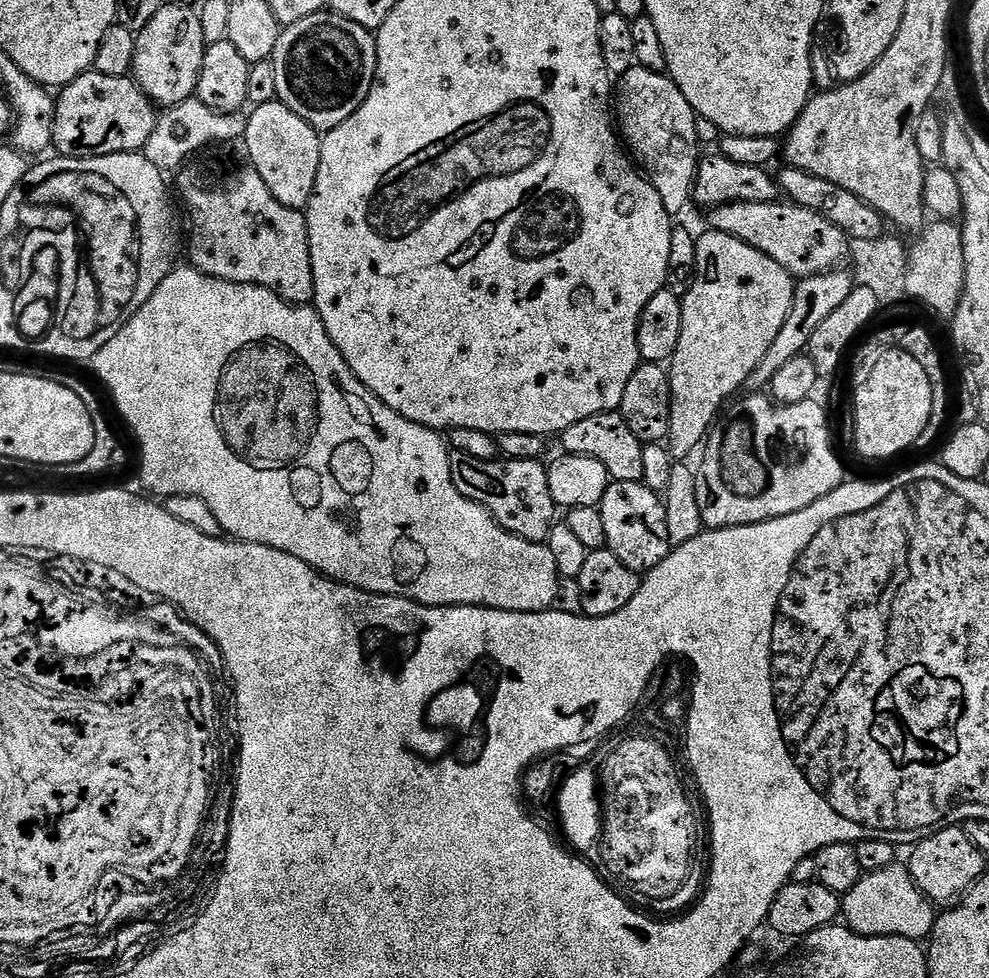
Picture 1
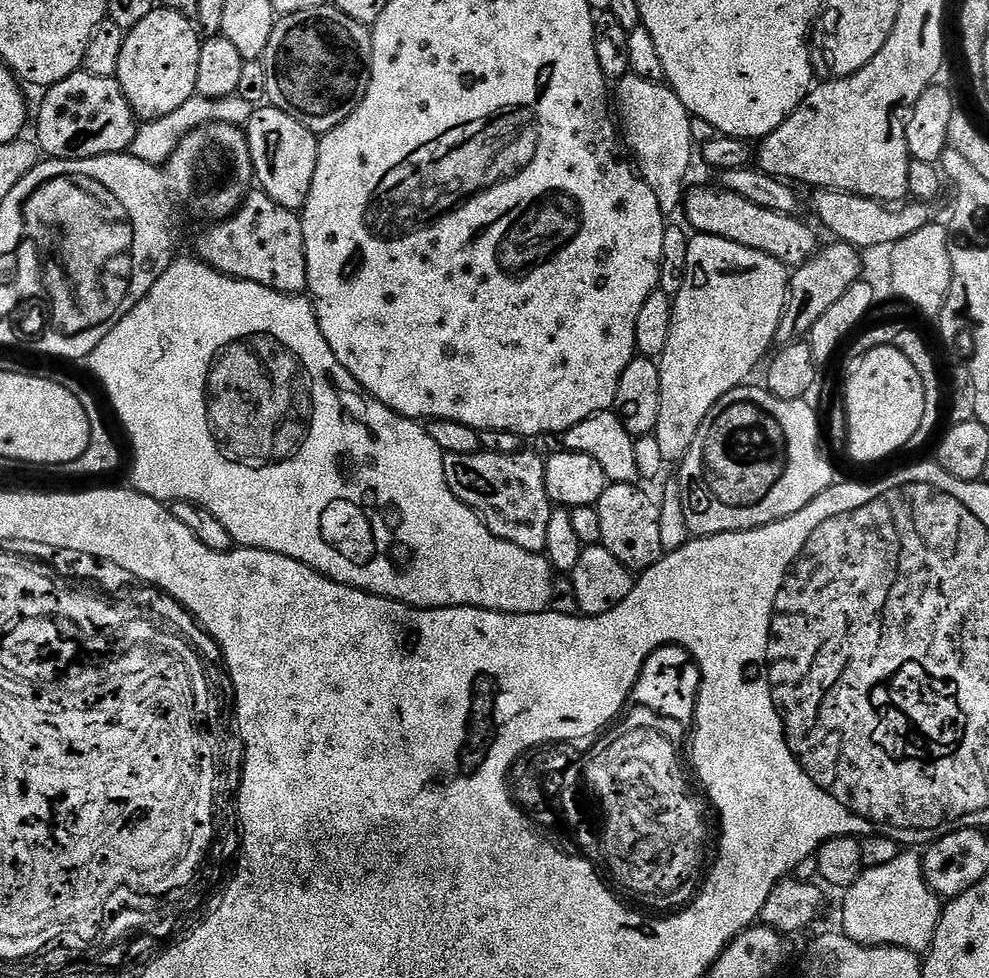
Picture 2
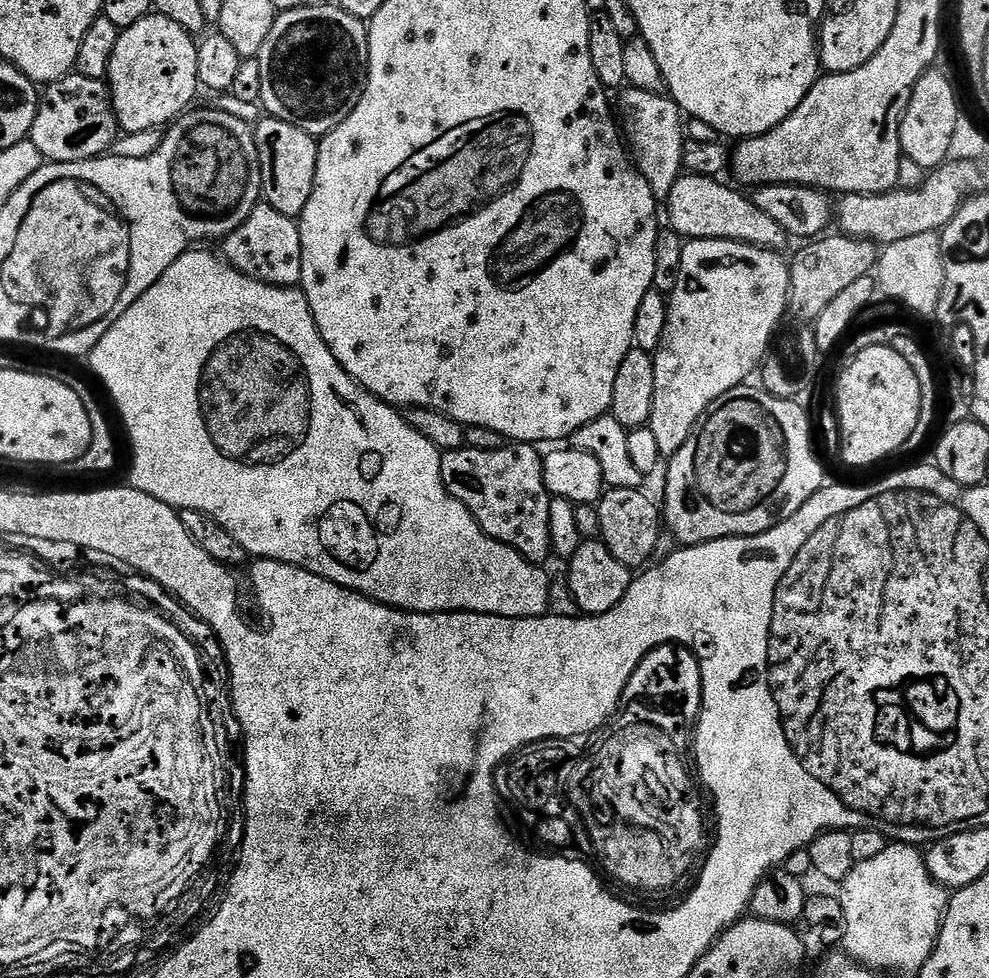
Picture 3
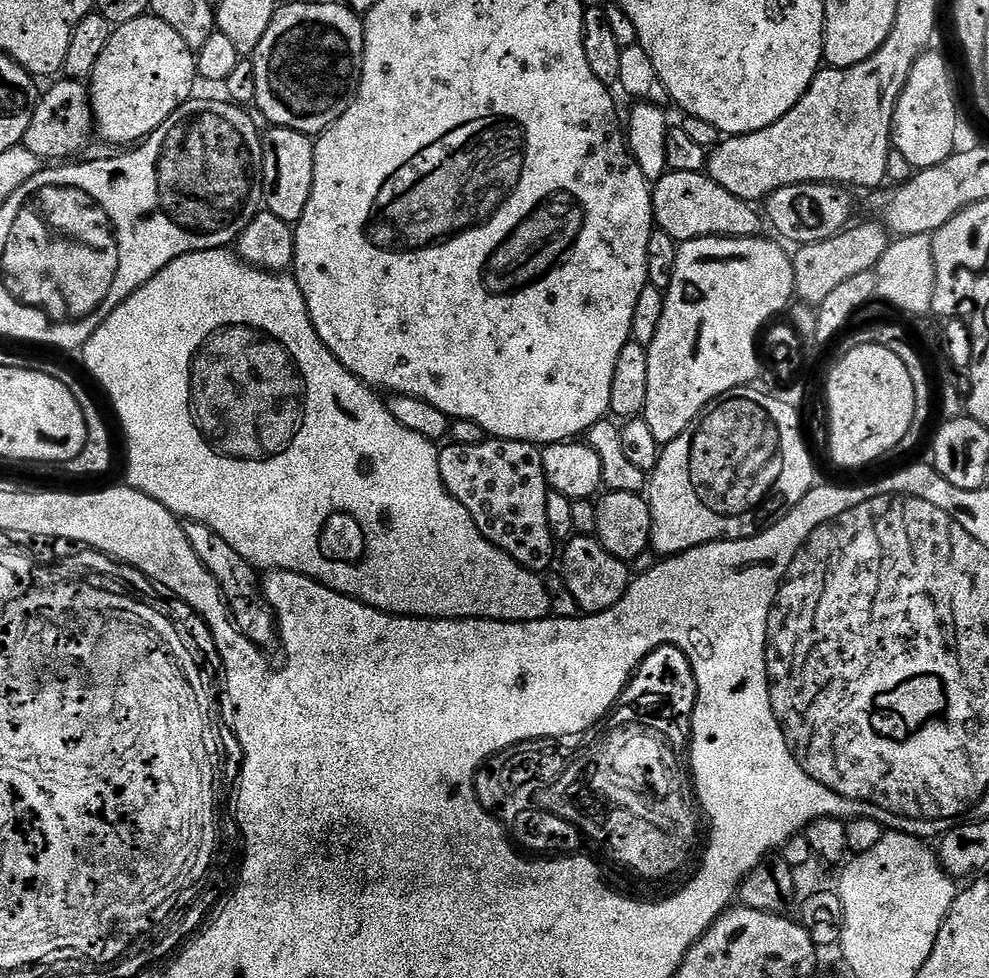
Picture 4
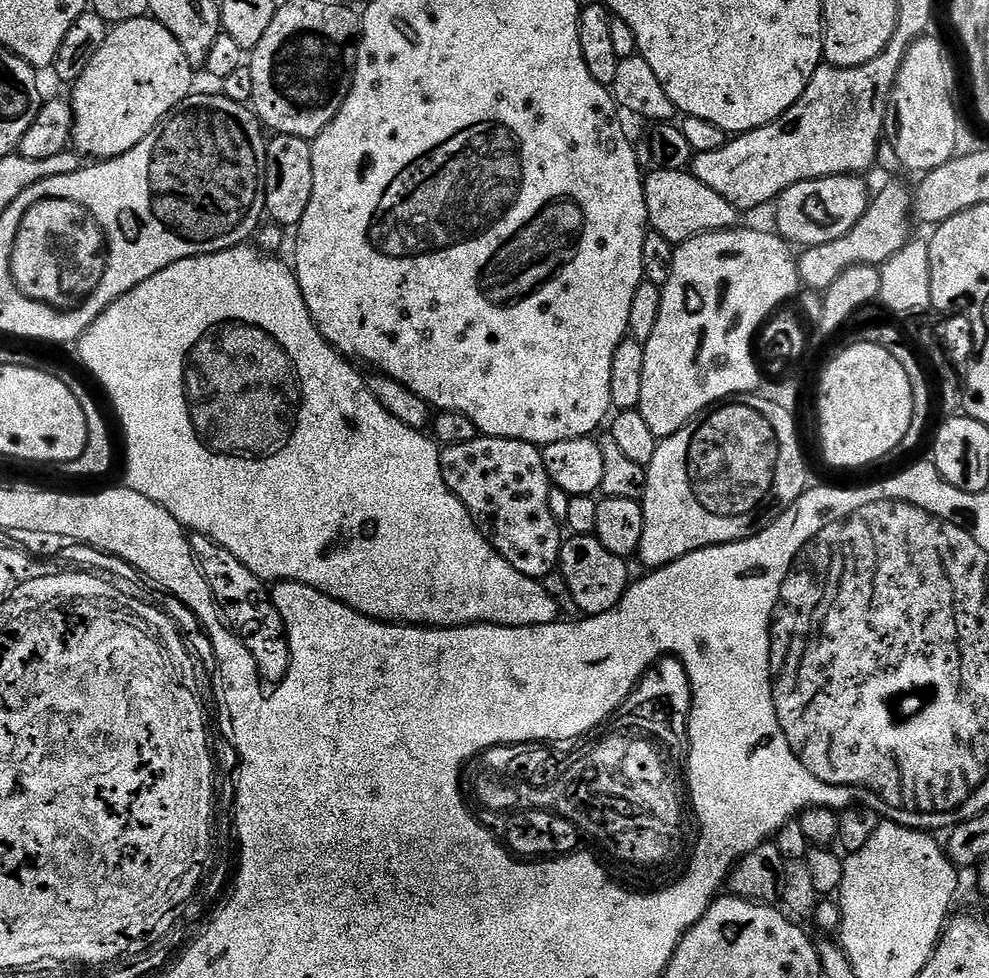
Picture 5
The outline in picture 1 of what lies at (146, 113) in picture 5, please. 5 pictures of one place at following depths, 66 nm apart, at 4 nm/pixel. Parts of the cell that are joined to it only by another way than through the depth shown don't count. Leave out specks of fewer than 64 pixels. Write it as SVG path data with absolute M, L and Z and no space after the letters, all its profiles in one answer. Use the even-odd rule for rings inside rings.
M165 3L158 14L154 14L154 18L150 18L150 22L146 22L146 26L136 33L130 75L157 106L186 102L196 95L205 47L199 11L184 4Z

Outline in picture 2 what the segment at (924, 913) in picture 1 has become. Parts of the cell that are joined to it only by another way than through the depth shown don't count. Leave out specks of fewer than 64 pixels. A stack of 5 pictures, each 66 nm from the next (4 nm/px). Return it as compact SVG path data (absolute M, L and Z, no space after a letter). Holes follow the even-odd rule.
M912 850L901 851L894 862L865 868L844 896L844 935L870 948L905 948L917 954L927 953L940 921L941 897L928 887L922 860Z

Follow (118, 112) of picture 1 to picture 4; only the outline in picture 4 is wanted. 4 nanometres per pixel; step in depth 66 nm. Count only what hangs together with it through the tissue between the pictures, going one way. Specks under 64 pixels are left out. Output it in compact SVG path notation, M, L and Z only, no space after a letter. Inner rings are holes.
M67 78L57 79L56 82L49 92L45 91L41 95L30 122L30 130L26 130L22 141L41 162L68 162L79 157L93 143L94 133L97 131L89 85L83 80Z

